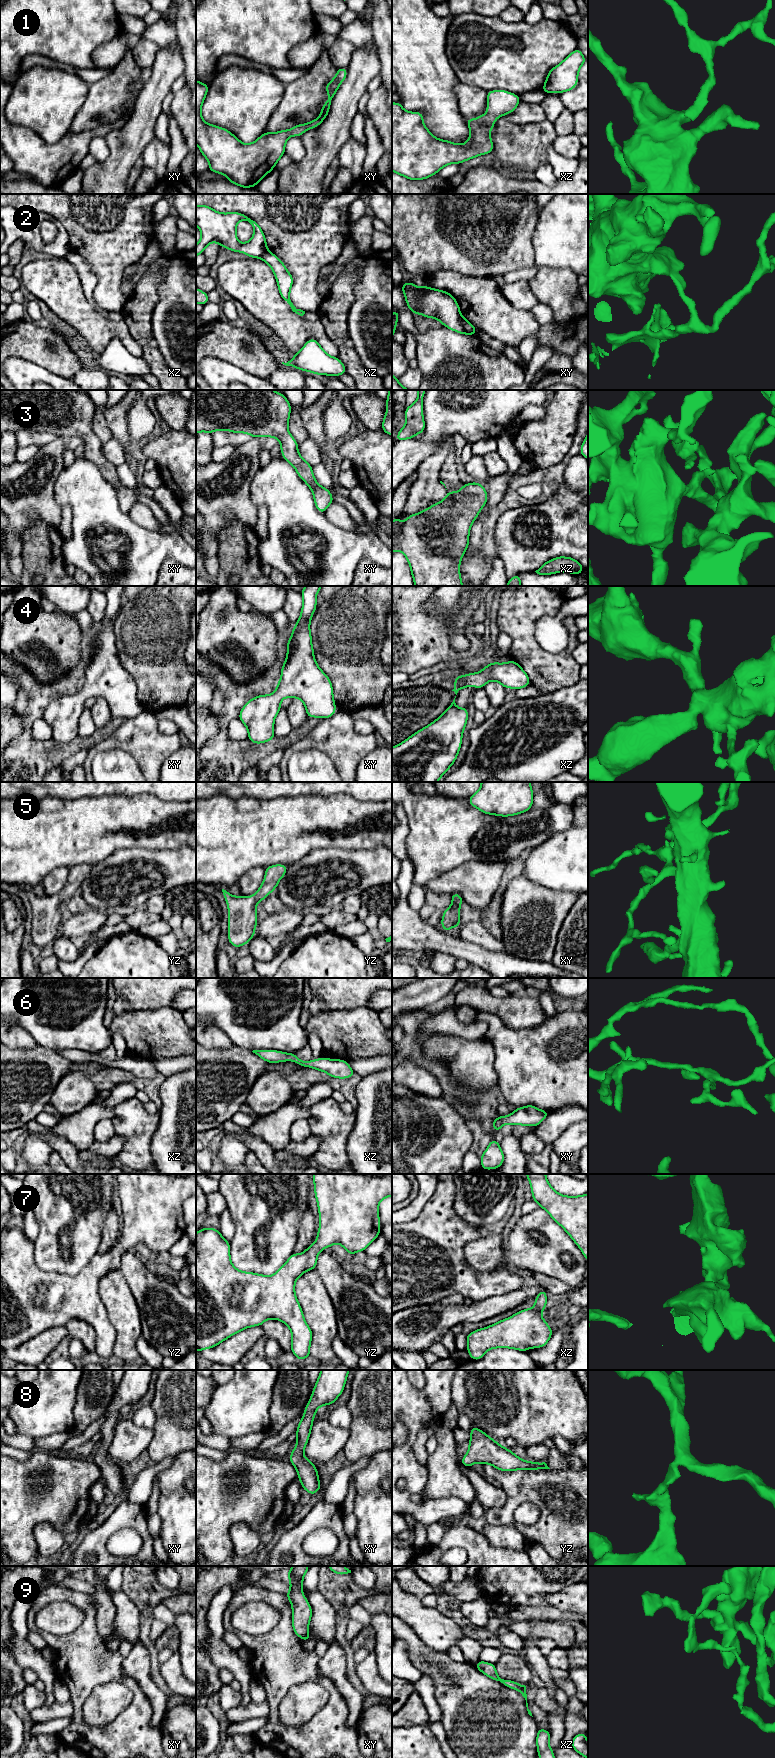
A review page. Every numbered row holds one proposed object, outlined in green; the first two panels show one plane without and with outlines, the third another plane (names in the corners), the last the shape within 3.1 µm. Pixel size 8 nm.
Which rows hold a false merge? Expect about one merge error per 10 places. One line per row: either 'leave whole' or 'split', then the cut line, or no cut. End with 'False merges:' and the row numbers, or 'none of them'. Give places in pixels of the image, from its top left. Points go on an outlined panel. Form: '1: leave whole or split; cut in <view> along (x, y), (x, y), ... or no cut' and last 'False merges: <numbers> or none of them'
1: leave whole; no cut
2: split; cut in xy along (460, 315), (460, 323), (467, 330), (476, 332)
3: leave whole; no cut
4: leave whole; no cut
5: leave whole; no cut
6: leave whole; no cut
7: leave whole; no cut
8: leave whole; no cut
9: split; cut in xz along (500, 1679), (501, 1682)
False merges: 2, 9

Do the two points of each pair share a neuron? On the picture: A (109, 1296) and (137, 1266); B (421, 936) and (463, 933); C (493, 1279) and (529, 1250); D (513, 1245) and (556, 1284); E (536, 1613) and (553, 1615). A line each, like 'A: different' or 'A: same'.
A: different
B: different
C: different
D: different
E: same

